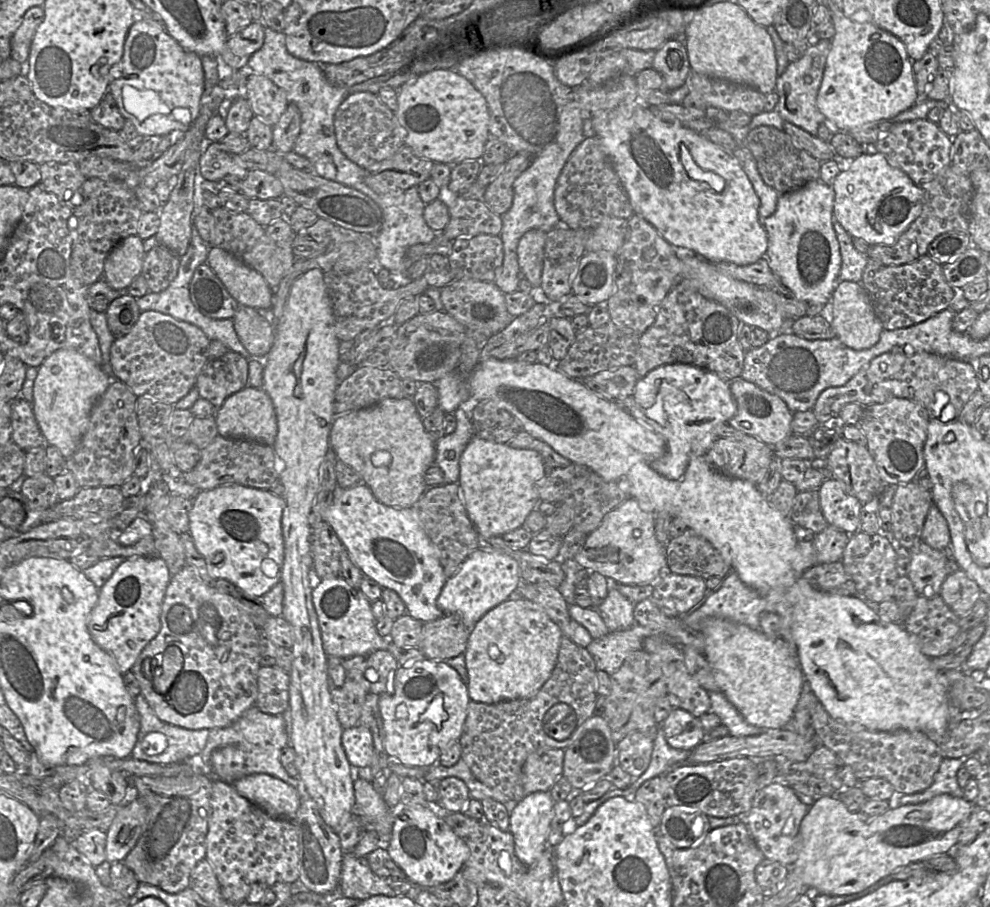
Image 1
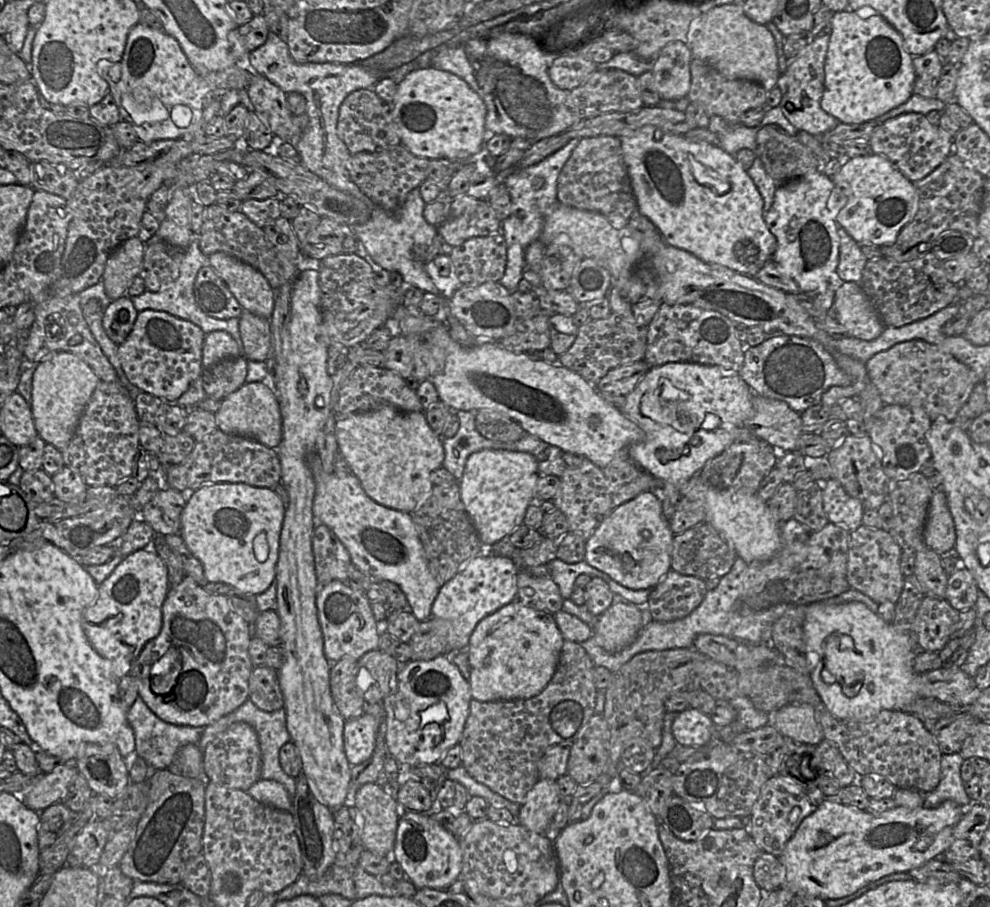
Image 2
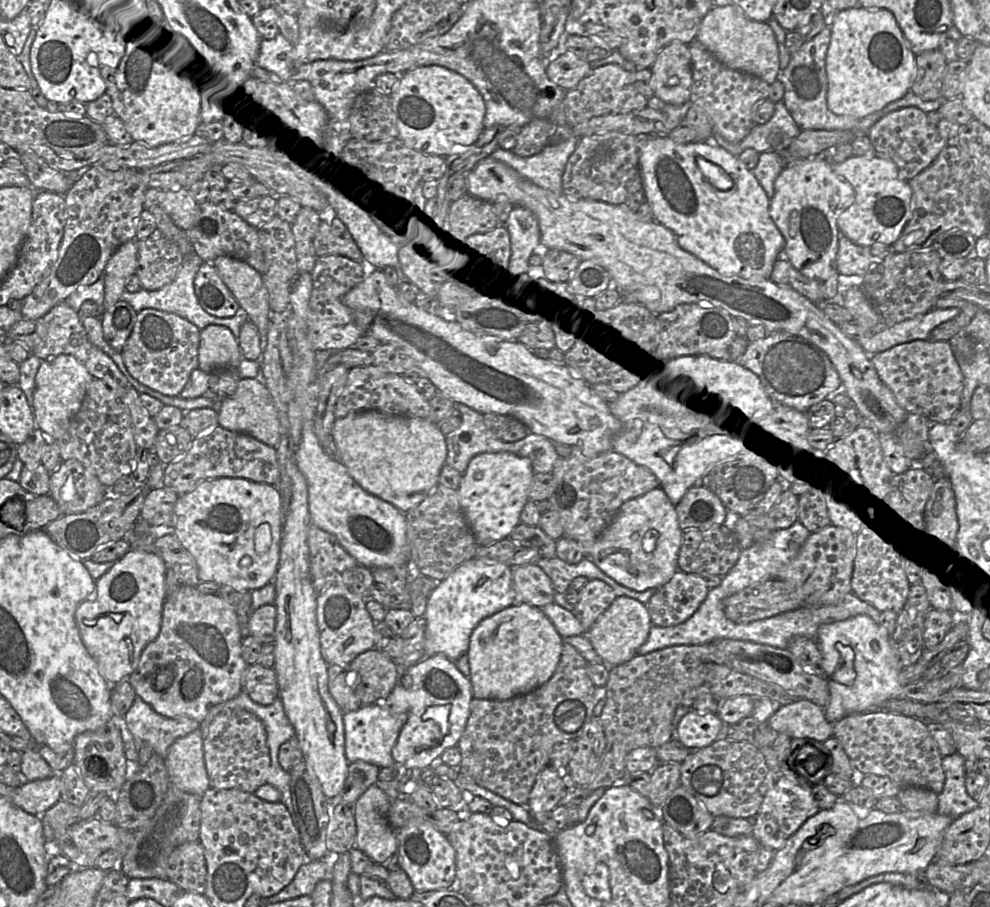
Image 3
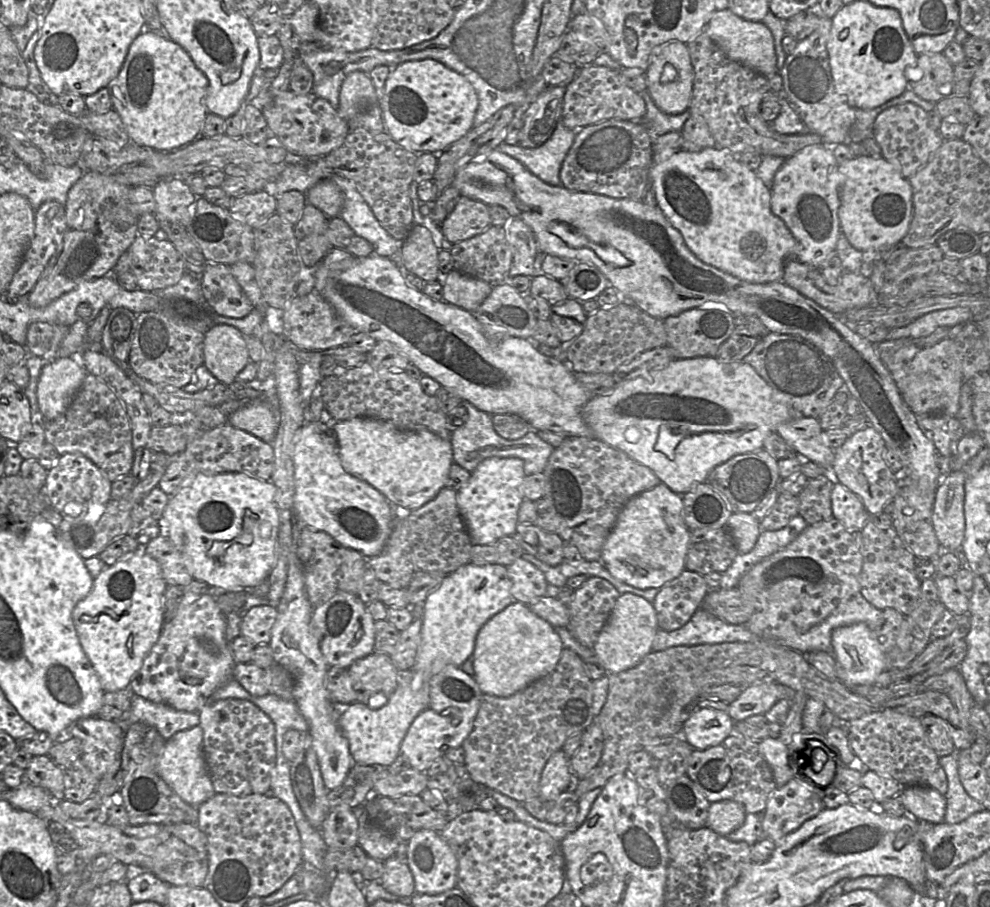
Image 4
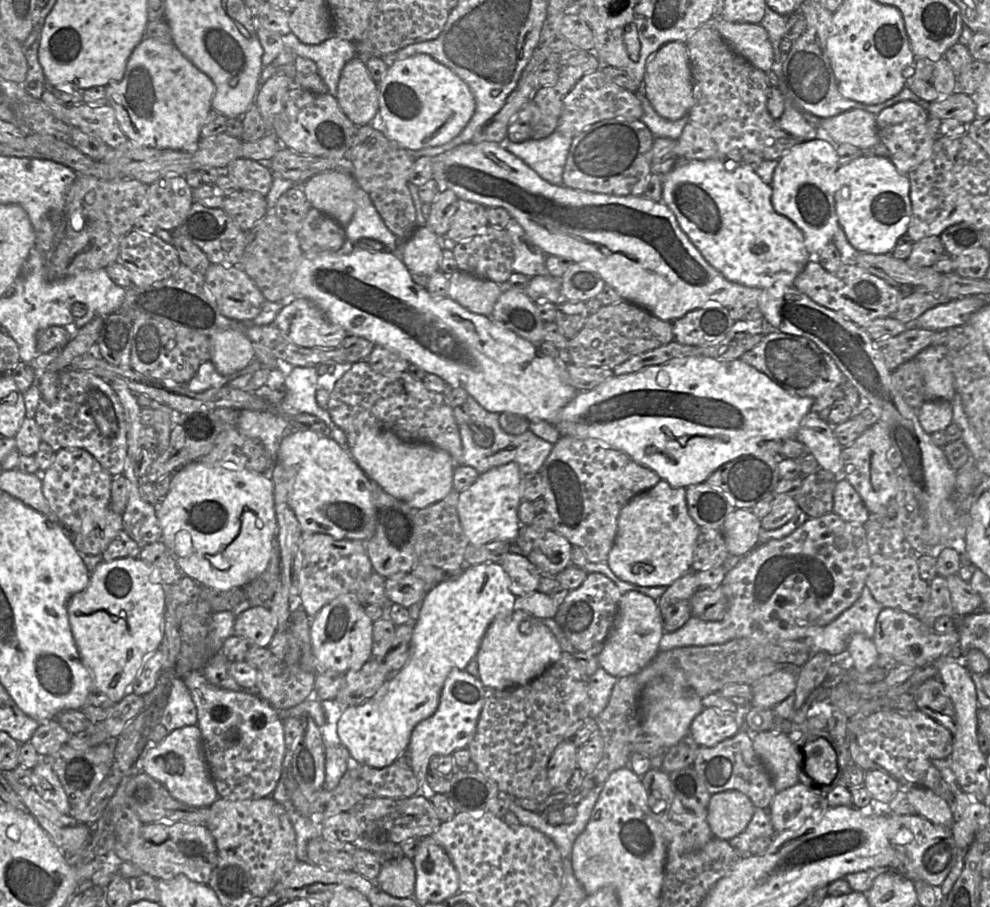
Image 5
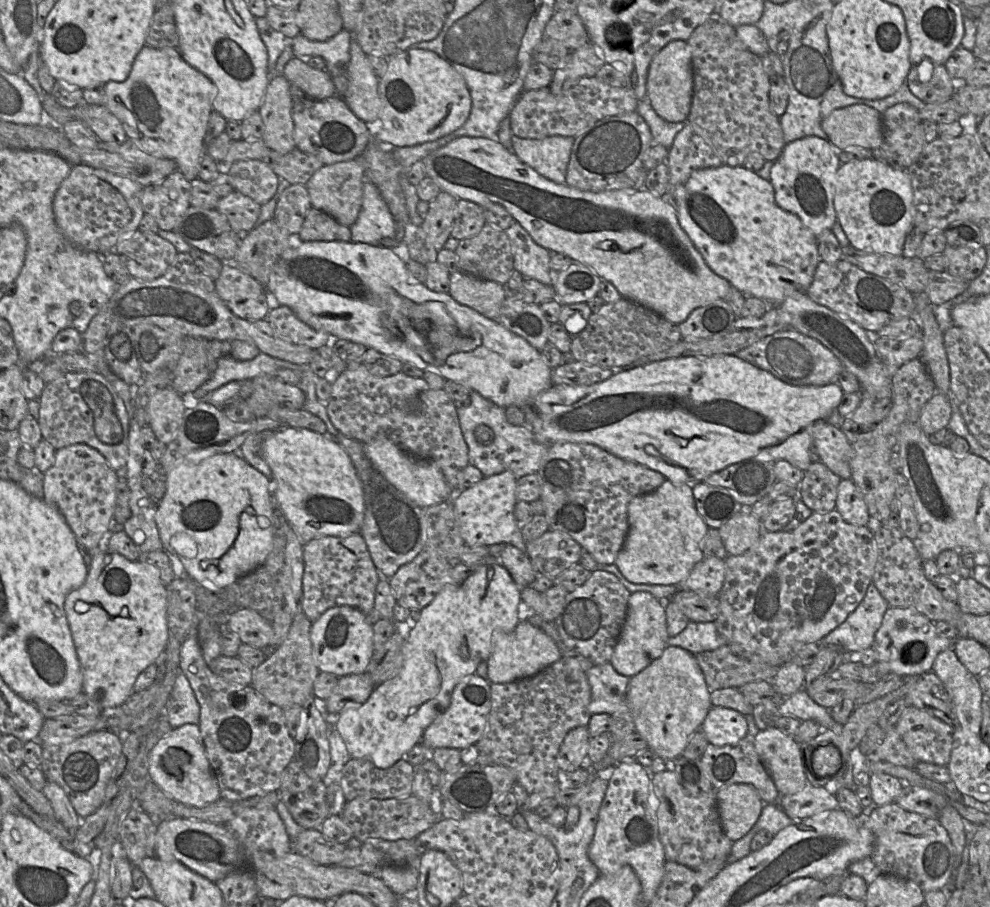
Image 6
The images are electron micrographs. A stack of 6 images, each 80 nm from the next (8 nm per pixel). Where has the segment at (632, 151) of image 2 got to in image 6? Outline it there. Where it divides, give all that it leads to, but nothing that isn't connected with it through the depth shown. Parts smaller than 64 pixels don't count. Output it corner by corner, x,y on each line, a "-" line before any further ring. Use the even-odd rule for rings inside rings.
721,165
694,171
688,181
670,191
679,223
709,268
726,279
745,297
779,305
793,294
804,294
811,285
820,257
817,237
795,214
780,208
770,181
744,166

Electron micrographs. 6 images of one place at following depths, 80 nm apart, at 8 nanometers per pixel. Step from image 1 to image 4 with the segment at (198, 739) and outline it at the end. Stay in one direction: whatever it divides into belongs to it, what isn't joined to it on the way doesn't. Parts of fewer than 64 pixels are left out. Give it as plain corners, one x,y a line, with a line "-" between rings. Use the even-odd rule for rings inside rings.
141,696
132,698
128,709
128,720
120,725
125,732
133,723
144,723
168,740
175,733
190,729
200,723
198,712
186,712
172,708
163,703
154,703

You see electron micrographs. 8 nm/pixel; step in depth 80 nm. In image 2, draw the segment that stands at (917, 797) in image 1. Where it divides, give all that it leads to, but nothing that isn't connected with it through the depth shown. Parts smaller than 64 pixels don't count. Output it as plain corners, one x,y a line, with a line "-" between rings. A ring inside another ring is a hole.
960,752
942,755
940,782
936,789
925,794
923,807
936,808
946,800
952,800
964,808
973,803
965,791
965,783
961,778
963,761

